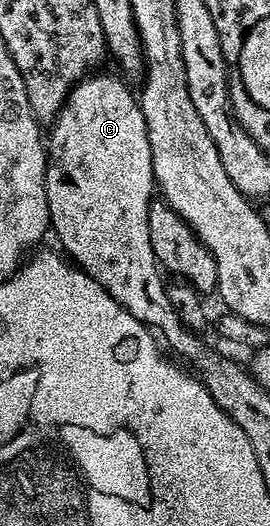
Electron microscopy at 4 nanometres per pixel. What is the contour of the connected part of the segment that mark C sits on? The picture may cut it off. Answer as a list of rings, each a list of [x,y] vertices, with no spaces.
[[[103,72],[88,76],[72,88],[66,105],[50,126],[47,202],[53,237],[55,233],[56,239],[63,244],[62,252],[78,268],[97,279],[97,283],[101,283],[101,287],[105,287],[105,291],[109,291],[109,295],[113,295],[113,299],[117,299],[129,315],[152,330],[164,329],[168,343],[177,352],[183,353],[194,347],[196,334],[187,329],[173,311],[167,285],[163,281],[164,274],[153,255],[153,243],[149,243],[149,211],[156,184],[145,115],[136,94],[131,94],[130,87],[122,81],[124,78],[110,77]]]

